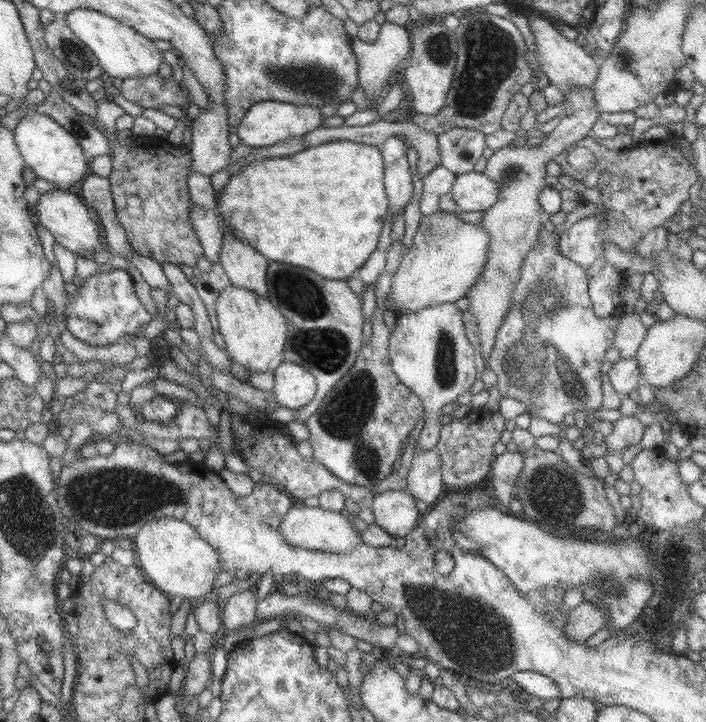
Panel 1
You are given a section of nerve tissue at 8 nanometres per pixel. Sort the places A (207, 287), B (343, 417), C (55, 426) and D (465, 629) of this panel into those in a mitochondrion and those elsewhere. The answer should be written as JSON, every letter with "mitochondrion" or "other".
{"A":"other","B":"mitochondrion","C":"other","D":"mitochondrion"}

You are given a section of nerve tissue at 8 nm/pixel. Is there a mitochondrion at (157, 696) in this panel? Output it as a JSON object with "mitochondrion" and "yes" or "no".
{"mitochondrion":"no"}

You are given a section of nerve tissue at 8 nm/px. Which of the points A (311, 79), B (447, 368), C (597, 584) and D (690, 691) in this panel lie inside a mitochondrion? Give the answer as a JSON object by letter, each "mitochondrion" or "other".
{"A":"mitochondrion","B":"mitochondrion","C":"mitochondrion","D":"other"}

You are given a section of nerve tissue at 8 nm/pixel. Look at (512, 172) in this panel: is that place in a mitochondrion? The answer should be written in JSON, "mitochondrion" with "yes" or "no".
{"mitochondrion":"yes"}

